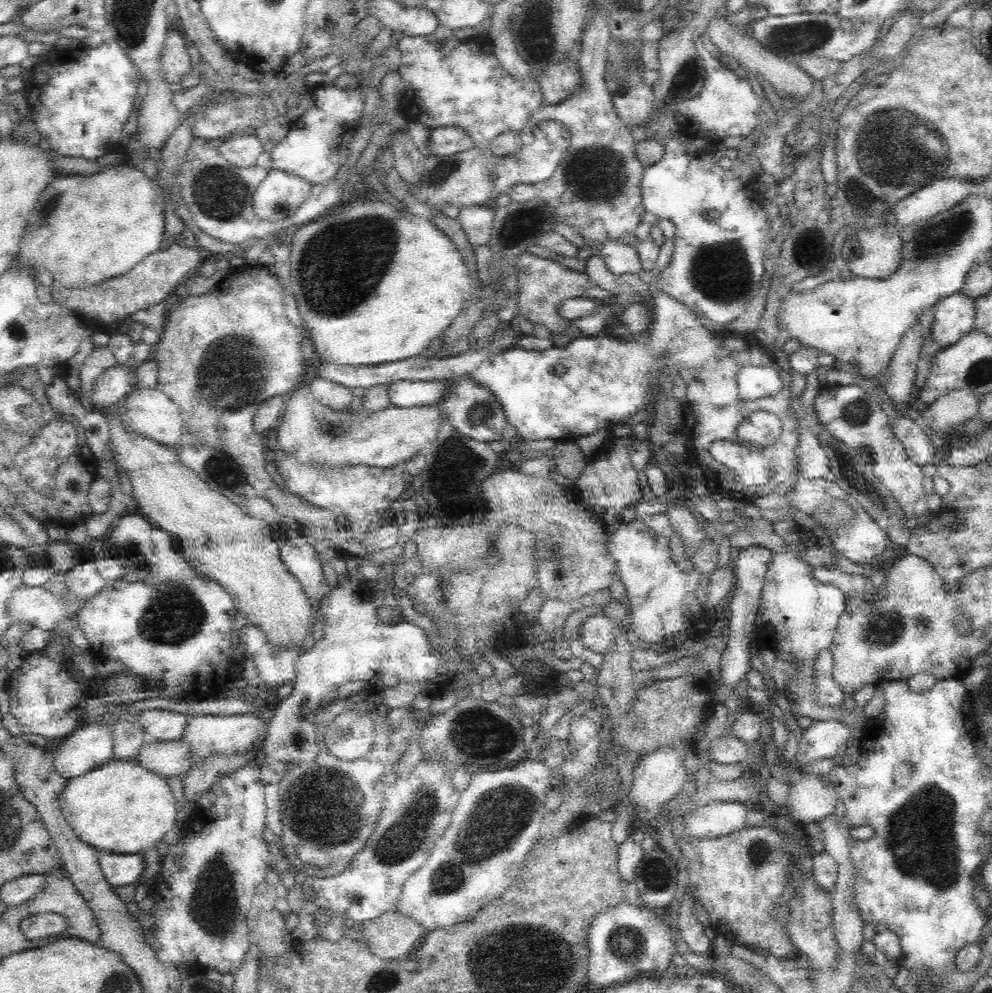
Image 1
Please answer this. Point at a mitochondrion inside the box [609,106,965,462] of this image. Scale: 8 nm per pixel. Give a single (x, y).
(897, 155)

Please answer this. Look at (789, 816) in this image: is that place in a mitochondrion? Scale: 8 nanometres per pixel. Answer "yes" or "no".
no

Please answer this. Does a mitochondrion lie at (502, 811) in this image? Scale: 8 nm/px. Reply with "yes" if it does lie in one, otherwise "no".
yes

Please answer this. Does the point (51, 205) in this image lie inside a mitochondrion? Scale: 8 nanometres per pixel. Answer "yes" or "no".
yes

